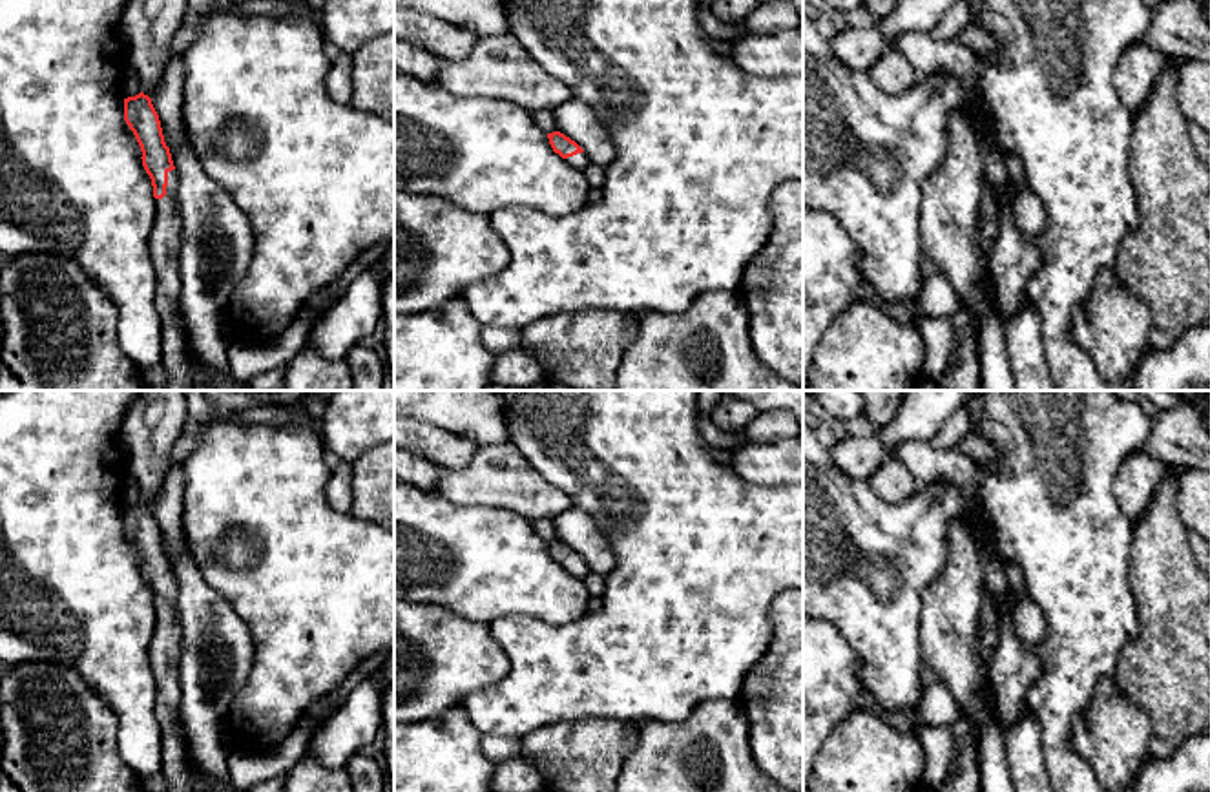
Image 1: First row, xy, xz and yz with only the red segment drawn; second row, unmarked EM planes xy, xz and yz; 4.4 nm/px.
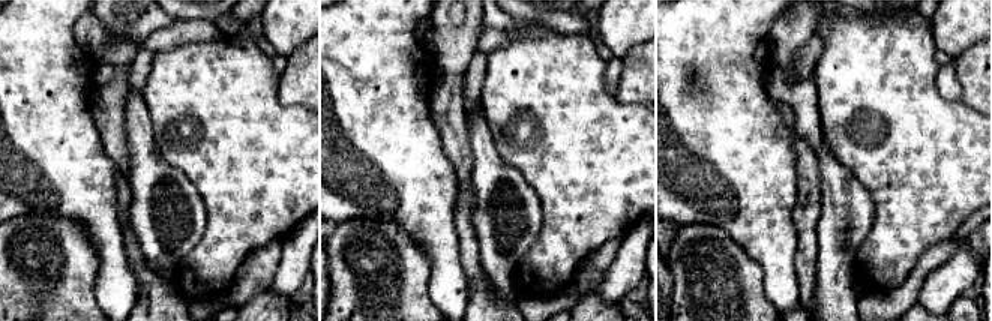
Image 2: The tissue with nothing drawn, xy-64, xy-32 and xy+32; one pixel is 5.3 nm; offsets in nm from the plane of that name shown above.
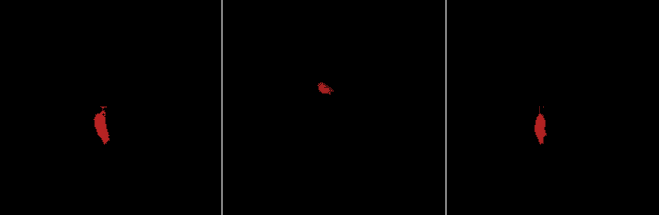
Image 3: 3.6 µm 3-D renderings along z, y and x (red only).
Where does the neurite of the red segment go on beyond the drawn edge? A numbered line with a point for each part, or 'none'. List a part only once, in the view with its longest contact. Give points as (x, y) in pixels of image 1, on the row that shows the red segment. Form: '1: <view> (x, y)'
1: xy (146, 26)
2: xy (185, 371)

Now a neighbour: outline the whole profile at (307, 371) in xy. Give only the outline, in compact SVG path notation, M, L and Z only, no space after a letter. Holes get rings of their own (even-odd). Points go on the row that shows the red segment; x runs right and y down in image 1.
M307 345L287 367L283 391L352 391L352 372L345 358L323 360Z

